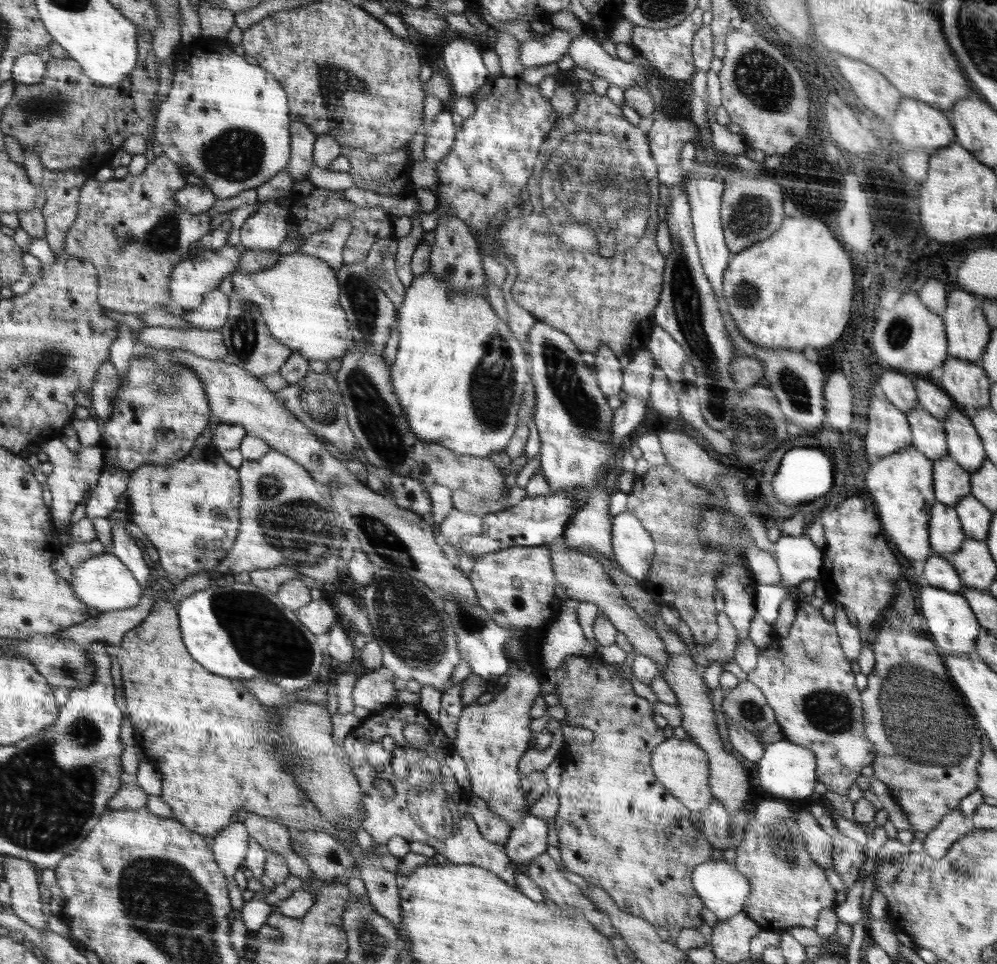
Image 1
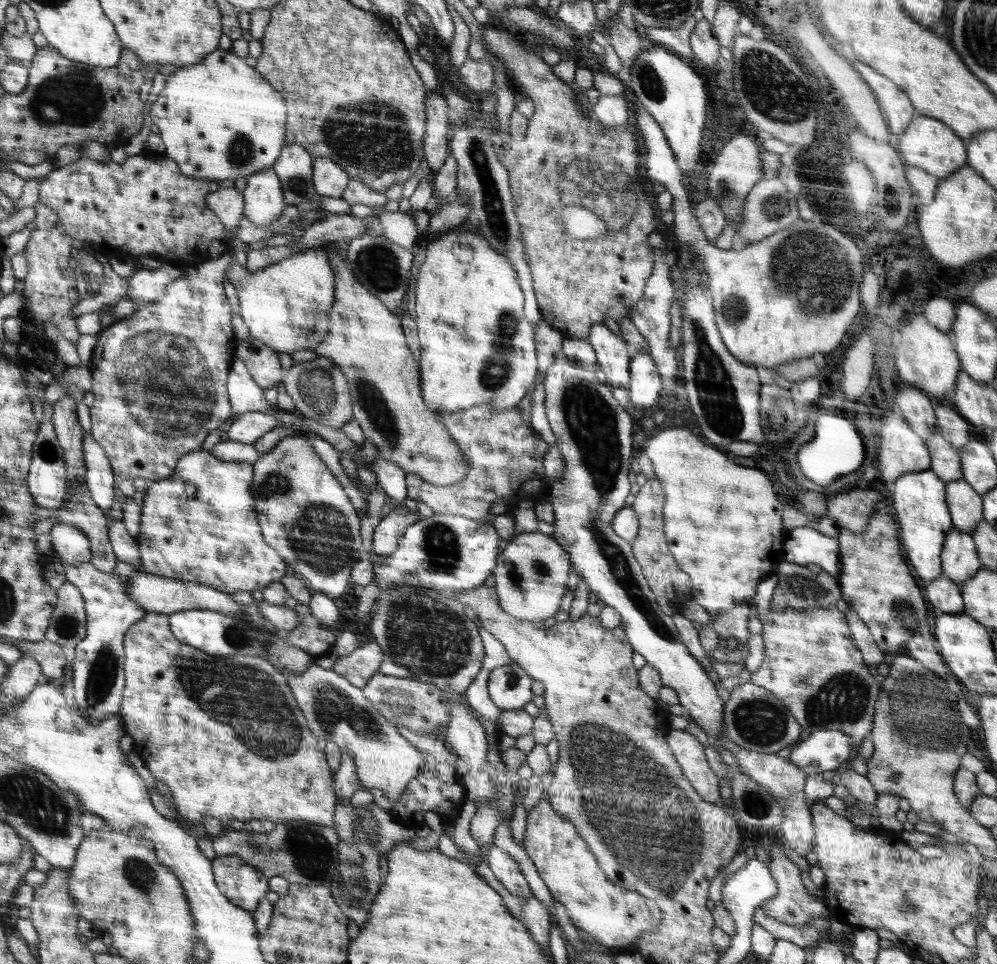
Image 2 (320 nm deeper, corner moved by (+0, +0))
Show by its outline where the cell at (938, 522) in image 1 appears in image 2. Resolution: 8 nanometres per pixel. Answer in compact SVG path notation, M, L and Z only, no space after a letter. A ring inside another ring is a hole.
M953 528L940 554L941 574L962 585L981 568L972 534Z

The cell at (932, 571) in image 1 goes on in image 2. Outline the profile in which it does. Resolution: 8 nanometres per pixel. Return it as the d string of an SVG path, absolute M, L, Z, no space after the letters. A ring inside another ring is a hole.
M941 574L926 584L926 596L937 611L960 614L964 611L961 589L960 584Z

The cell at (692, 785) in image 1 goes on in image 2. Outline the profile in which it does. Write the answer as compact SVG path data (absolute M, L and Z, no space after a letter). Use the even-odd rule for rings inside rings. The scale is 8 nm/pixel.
M676 729L667 734L667 743L694 790L706 802L715 804L720 798L721 784L706 761L702 743L694 735Z

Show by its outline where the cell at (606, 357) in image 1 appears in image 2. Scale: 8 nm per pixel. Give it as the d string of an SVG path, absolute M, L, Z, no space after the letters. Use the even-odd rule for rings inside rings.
M604 323L593 324L590 327L587 340L595 350L602 380L612 388L626 387L630 378L629 364L631 359L626 350L627 342L621 336L612 333Z

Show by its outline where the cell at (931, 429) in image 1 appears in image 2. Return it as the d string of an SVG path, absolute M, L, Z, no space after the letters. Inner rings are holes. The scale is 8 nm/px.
M938 426L925 441L931 457L930 470L945 483L963 479L959 450L952 447L940 433Z

